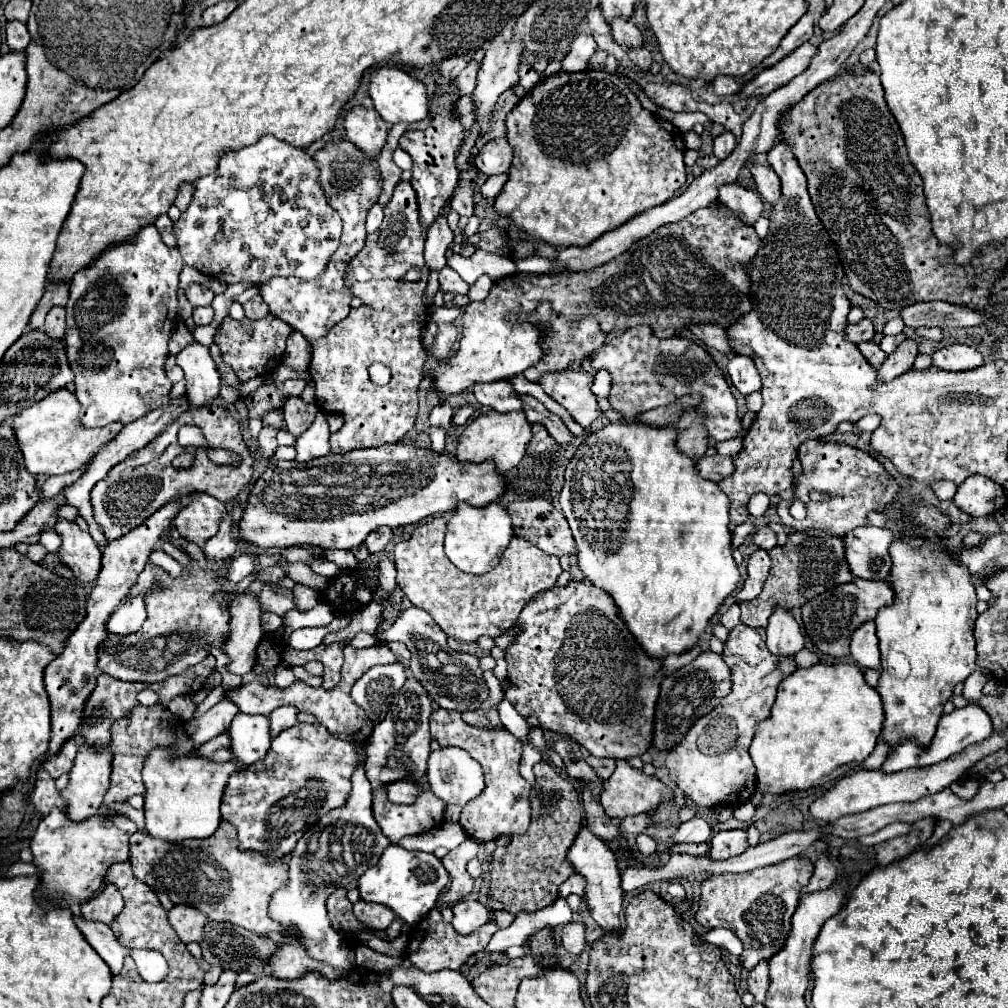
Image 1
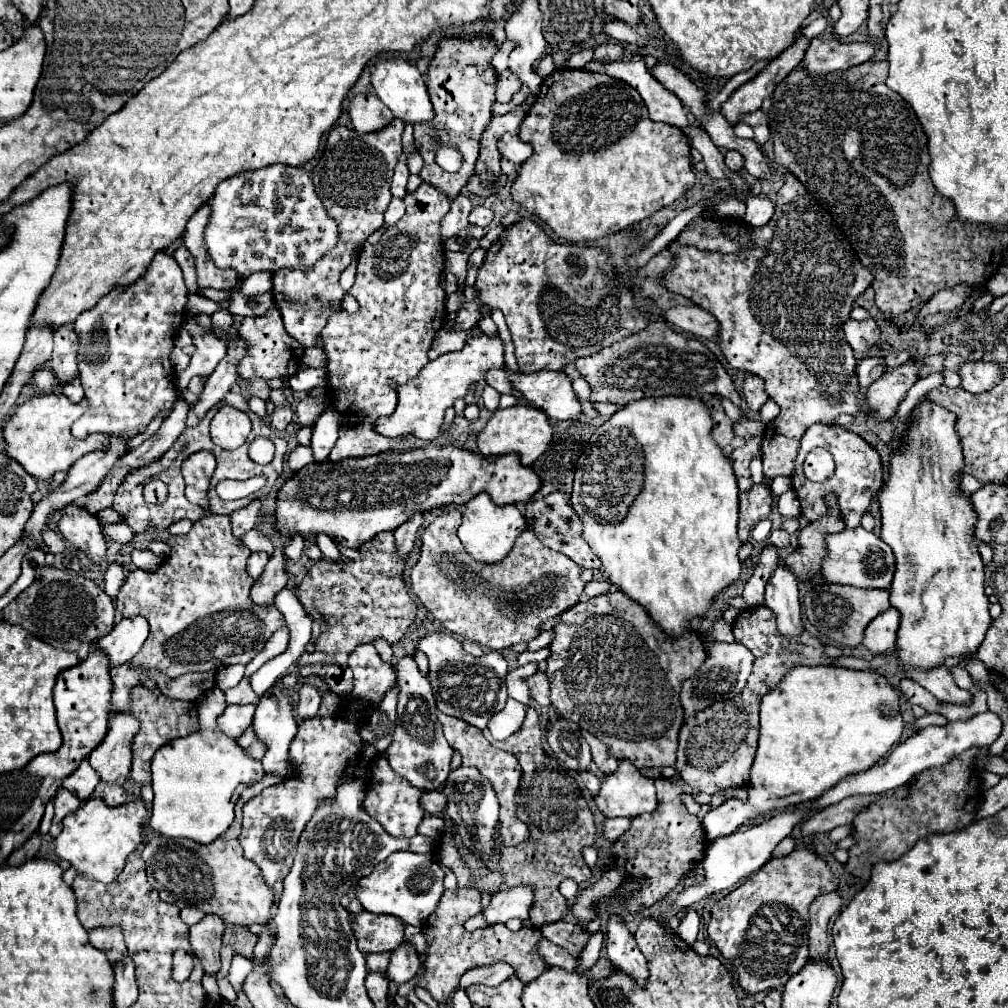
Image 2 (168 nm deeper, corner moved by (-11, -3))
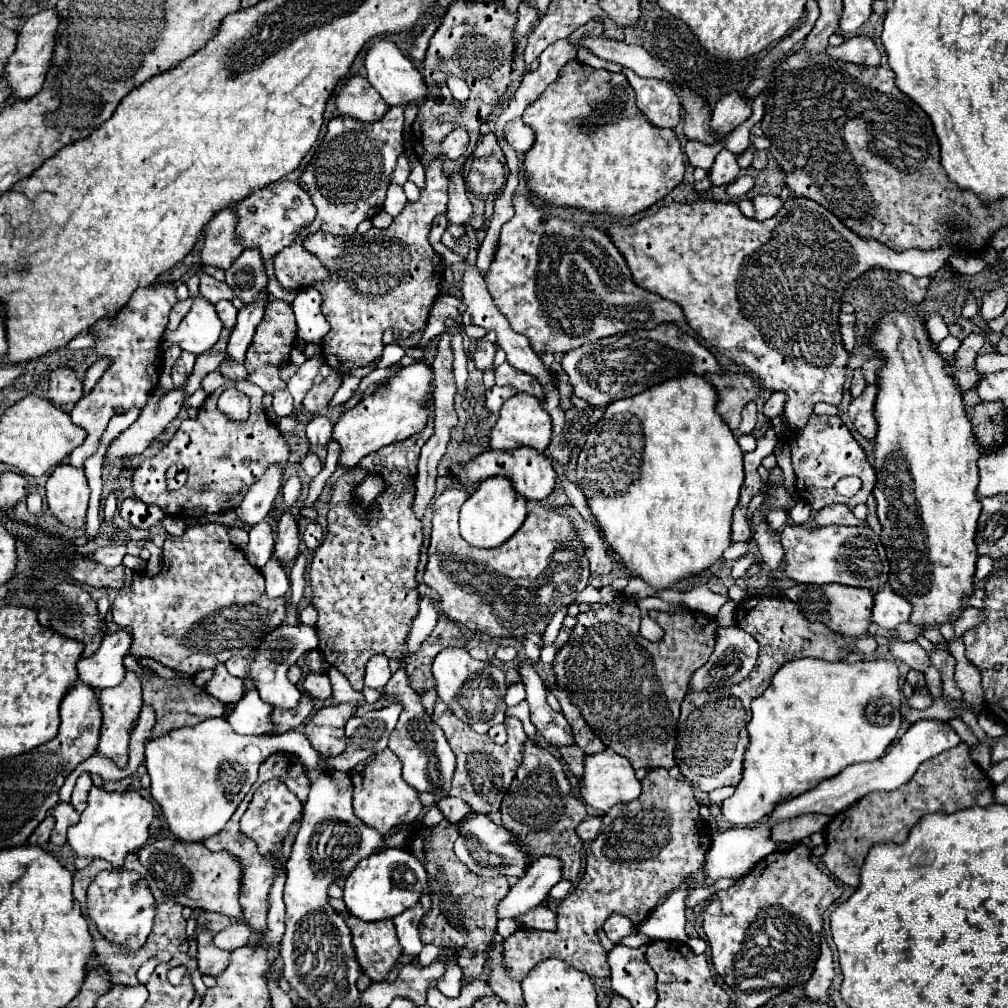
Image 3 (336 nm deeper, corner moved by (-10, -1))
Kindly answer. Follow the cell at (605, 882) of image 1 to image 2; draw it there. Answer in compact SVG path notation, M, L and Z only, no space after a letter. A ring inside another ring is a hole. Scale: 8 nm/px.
M613 915L609 919L605 947L607 947L607 957L609 957L611 965L617 971L629 975L633 981L637 981L639 987L645 987L647 977L649 977L647 959L639 951L635 937L627 931L627 927L621 923L621 919L617 915Z

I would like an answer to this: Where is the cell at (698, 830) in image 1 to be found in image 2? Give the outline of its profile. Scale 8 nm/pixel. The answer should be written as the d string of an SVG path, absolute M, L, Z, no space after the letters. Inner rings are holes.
M819 665L819 667L793 667L781 683L769 691L761 701L761 735L757 755L751 767L751 781L747 789L747 799L729 799L717 809L711 809L703 817L703 829L707 839L729 835L737 831L745 821L769 813L775 809L799 805L813 801L831 789L839 779L871 769L879 759L883 759L889 749L901 739L903 717L899 711L901 693L891 687L887 677L873 671L853 671L837 665Z

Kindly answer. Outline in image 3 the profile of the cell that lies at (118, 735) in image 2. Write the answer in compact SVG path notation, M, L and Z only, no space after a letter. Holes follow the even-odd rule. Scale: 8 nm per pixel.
M132 671L126 673L124 683L120 683L118 687L110 687L110 689L102 689L98 693L100 703L102 703L102 711L104 711L104 723L102 723L102 731L100 731L100 743L98 743L98 753L112 759L120 769L124 769L128 765L128 743L130 743L130 731L132 725L138 723L140 719L140 709L142 709L142 689L140 689L140 677Z

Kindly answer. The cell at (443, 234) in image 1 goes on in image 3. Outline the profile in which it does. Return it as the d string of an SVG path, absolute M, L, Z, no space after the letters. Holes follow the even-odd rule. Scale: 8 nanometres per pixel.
M454 173L450 177L450 189L448 189L450 201L448 201L448 211L446 217L454 225L464 225L470 215L472 215L472 203L466 193L466 185L462 179L462 173Z

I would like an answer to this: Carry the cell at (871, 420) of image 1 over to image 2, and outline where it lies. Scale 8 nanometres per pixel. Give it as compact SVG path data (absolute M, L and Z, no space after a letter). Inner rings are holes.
M931 373L931 375L927 375L927 377L921 377L911 389L909 389L909 393L907 393L907 397L903 399L903 403L901 403L901 407L897 409L897 419L905 419L909 413L911 413L911 409L919 403L919 399L923 399L929 391L933 391L935 387L939 387L943 383L943 375L941 373Z

